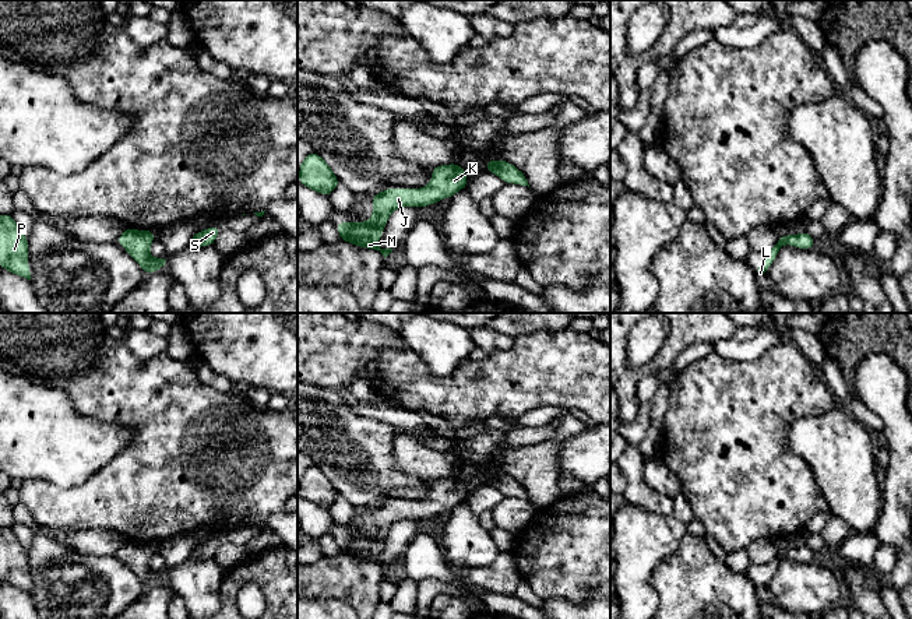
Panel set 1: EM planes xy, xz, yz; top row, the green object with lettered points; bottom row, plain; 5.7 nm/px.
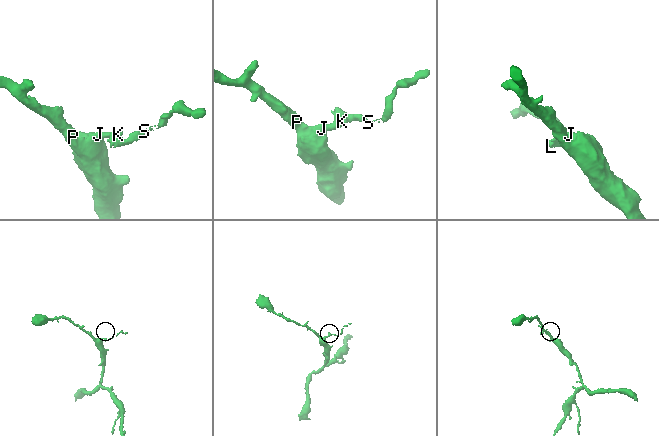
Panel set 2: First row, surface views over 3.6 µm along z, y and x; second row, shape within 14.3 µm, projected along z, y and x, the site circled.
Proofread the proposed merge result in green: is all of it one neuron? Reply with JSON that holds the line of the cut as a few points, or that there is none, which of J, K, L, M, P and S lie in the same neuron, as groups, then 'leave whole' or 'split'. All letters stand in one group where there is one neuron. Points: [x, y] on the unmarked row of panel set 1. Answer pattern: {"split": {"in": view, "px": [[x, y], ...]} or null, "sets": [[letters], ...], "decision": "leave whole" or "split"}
{"split": null, "sets": [["J", "K", "L", "M", "P", "S"]], "decision": "leave whole"}

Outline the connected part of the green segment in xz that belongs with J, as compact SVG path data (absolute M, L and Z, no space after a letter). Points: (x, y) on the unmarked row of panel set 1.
M440 478L432 483L432 495L423 502L390 500L373 509L373 528L367 535L339 535L337 542L341 553L359 560L380 565L384 571L392 562L381 562L377 553L390 527L399 520L426 520L439 516L441 511L453 510L468 497L466 485L458 478Z

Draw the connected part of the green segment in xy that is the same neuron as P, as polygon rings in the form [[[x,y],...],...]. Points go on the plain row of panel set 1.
[[[0,528],[0,580],[31,594],[28,553],[13,528]]]

